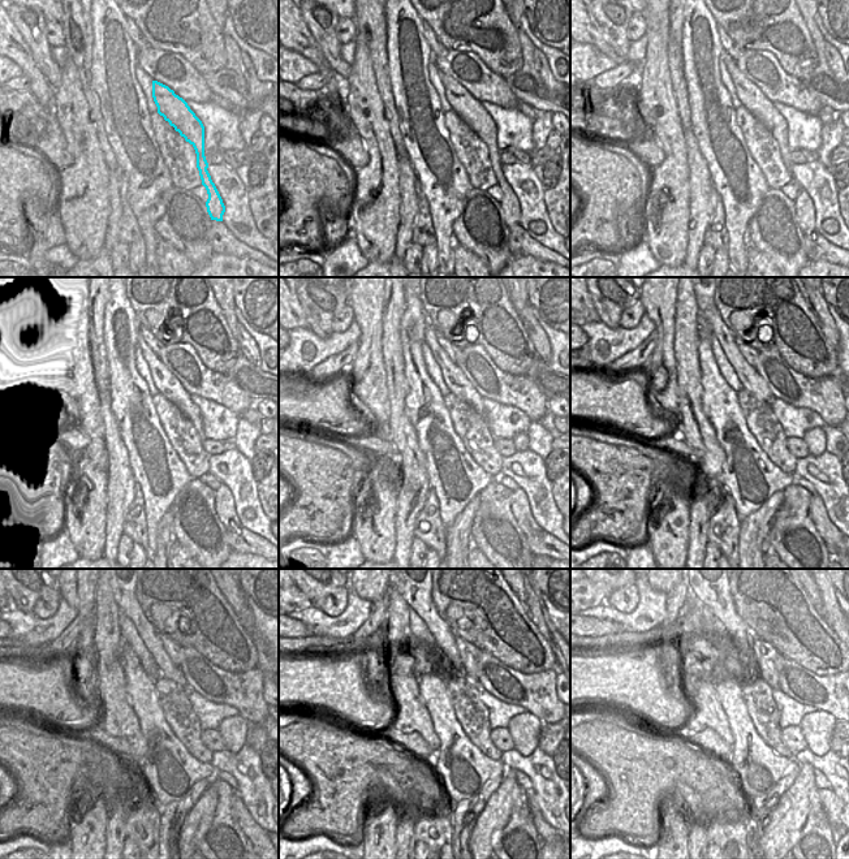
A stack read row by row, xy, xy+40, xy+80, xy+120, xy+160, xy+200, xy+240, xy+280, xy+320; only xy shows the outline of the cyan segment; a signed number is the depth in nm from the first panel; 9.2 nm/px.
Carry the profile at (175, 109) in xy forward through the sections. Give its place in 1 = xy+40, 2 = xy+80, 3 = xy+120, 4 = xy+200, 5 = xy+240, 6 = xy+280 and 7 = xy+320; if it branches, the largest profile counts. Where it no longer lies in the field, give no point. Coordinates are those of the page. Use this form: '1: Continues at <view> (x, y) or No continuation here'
1: Continues at xy+40 (461, 102)
2: Continues at xy+80 (751, 98)
3: Continues at xy+120 (166, 383)
4: Continues at xy+200 (750, 380)
5: Continues at xy+240 (124, 595)
6: Continues at xy+280 (417, 595)
7: Continues at xy+320 (716, 595)

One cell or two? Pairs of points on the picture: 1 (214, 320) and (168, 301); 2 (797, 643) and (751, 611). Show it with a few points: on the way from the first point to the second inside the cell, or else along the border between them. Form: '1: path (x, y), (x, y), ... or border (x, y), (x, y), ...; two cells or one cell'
1: path (202, 316), (186, 301), (180, 301); one cell
2: path (785, 631), (763, 611); one cell

